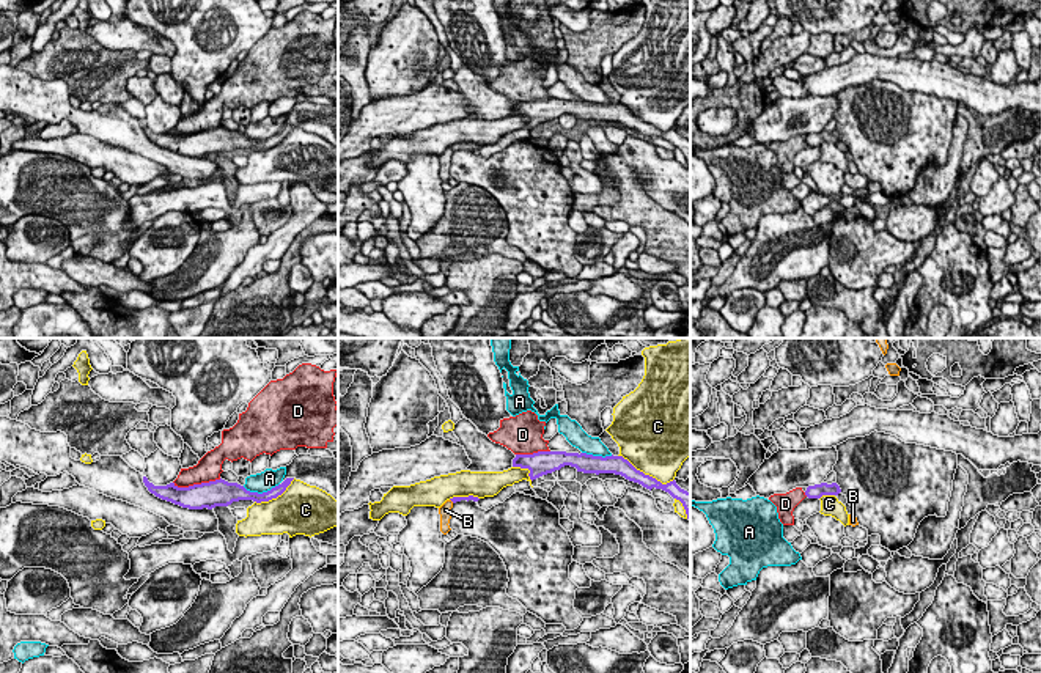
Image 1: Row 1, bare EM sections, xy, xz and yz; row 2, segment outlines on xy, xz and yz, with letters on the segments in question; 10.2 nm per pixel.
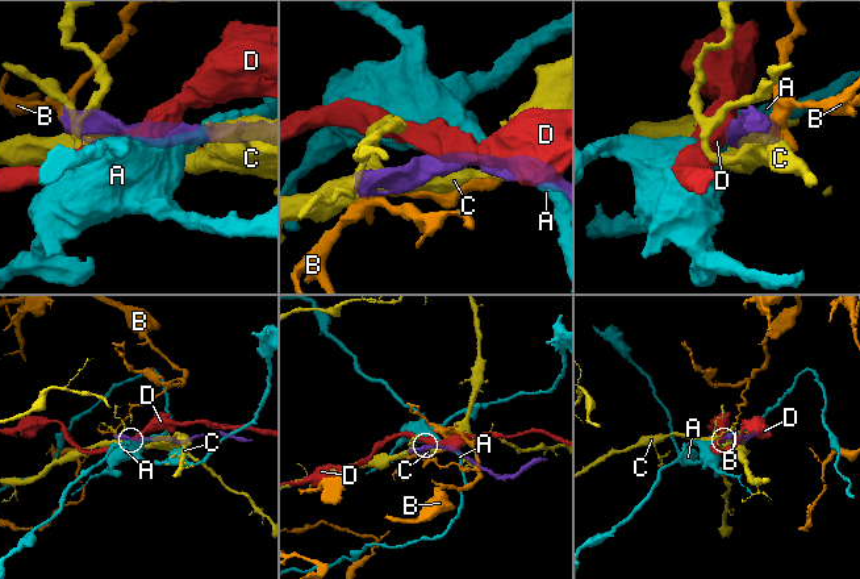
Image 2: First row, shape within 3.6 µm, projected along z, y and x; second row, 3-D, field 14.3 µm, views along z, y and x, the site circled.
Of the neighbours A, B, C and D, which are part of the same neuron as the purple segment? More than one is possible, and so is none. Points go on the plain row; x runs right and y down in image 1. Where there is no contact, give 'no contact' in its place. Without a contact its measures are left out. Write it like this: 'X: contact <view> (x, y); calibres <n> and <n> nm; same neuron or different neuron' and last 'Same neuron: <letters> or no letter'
A: contact xy (260, 142); calibres 170 and 200 nm; different neuron
B: contact xz (452, 148); calibres 60 and 130 nm; different neuron
C: contact xz (647, 123); calibres 160 and 480 nm; different neuron
D: contact xy (197, 132); calibres 280 and 260 nm; different neuron
Same neuron: no letter

